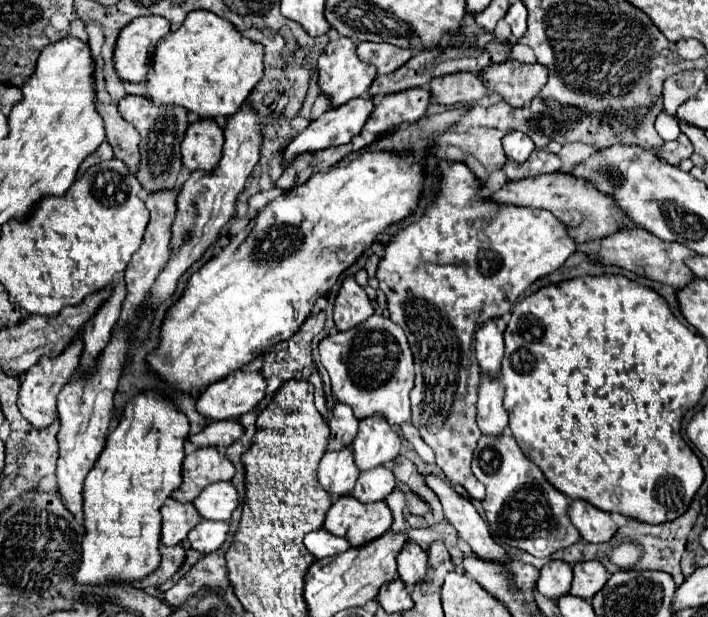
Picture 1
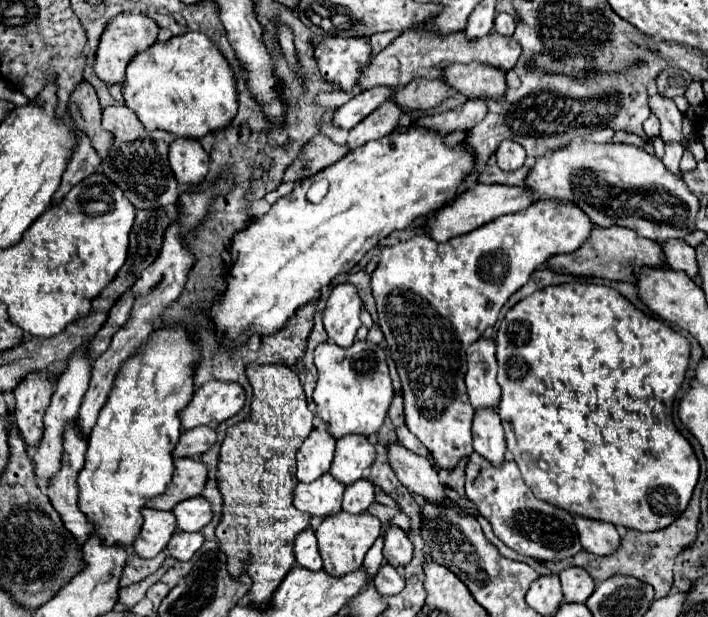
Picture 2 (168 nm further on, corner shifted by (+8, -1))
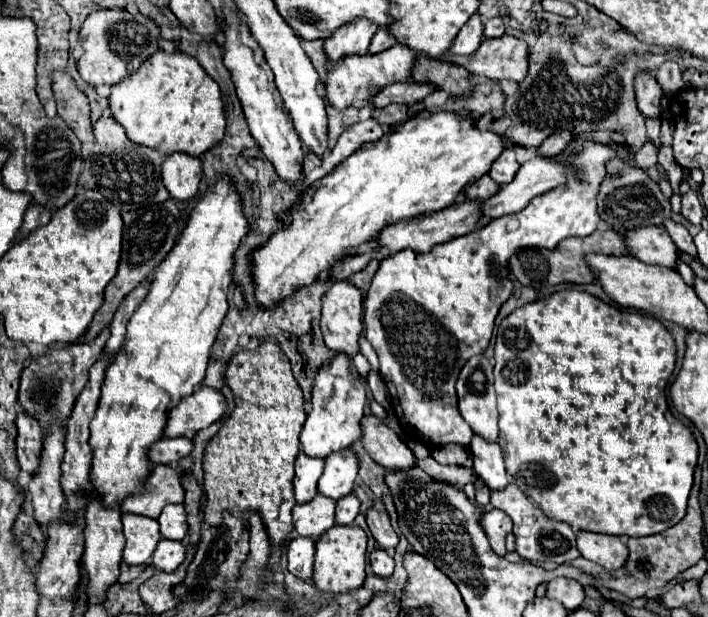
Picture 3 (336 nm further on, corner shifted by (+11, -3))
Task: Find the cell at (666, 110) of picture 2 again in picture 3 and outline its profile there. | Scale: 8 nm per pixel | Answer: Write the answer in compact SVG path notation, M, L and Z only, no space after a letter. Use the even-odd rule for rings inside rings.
M642 70L636 74L634 78L634 94L636 94L636 102L638 102L638 110L646 116L658 116L660 110L660 98L662 98L662 88L658 86L656 78Z

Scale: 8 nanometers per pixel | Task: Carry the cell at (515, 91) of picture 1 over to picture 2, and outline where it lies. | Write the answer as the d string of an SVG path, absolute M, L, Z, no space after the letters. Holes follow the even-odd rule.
M453 64L445 70L447 84L469 98L503 98L505 96L505 70L489 64Z

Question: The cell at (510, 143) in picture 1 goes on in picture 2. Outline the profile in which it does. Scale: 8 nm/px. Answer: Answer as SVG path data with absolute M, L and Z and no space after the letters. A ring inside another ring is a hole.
M503 140L495 152L495 160L503 170L517 170L525 164L525 150L513 140Z

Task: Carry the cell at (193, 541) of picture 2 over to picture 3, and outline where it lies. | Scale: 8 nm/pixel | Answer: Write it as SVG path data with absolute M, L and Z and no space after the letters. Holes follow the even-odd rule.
M160 540L152 554L152 564L162 572L174 572L182 564L184 556L186 556L186 548L182 542Z

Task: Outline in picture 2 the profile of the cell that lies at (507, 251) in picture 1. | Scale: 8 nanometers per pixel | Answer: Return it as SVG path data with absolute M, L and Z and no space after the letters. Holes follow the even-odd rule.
M539 200L519 214L495 218L473 232L449 238L447 242L437 244L429 234L419 234L407 242L399 242L381 250L381 260L371 274L371 288L377 300L379 326L385 334L391 358L397 364L403 384L405 424L409 432L429 448L433 460L441 468L451 470L461 458L467 458L473 452L471 420L475 410L467 398L465 388L467 348L485 332L487 326L497 322L499 310L509 300L509 296L525 286L541 264L545 264L551 256L577 250L589 234L591 220L581 208L571 202Z

